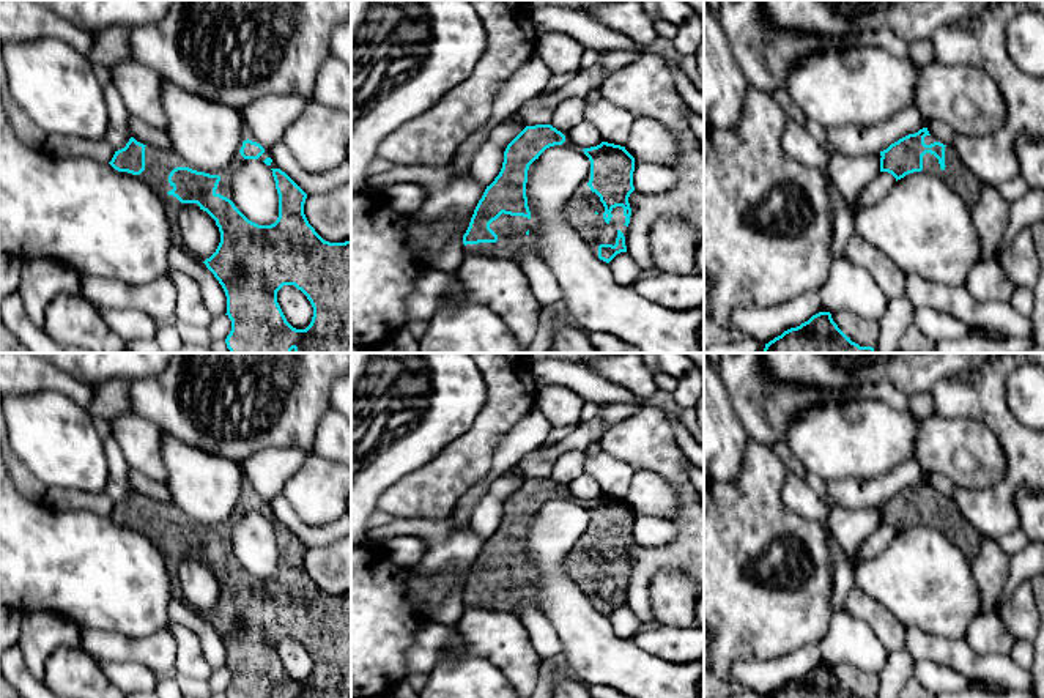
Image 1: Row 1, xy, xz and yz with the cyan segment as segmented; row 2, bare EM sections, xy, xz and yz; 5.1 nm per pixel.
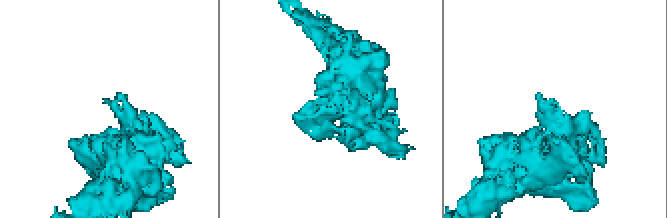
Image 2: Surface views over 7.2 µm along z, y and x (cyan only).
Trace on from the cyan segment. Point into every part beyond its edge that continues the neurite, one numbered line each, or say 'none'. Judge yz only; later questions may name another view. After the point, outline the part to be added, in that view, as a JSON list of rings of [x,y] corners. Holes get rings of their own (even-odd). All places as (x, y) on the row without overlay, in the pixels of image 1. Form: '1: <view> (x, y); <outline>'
1: yz (969, 541); [[[953,498],[945,499],[945,518],[942,523],[938,512],[931,506],[923,509],[923,523],[938,529],[967,559],[973,561],[986,542],[986,537],[967,523]]]

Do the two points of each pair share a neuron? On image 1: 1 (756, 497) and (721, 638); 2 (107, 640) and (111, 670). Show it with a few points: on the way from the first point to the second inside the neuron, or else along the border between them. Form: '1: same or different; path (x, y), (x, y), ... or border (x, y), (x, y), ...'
1: same; path (742, 531), (737, 544), (737, 604)
2: different; border (103, 662), (137, 662), (147, 668)

